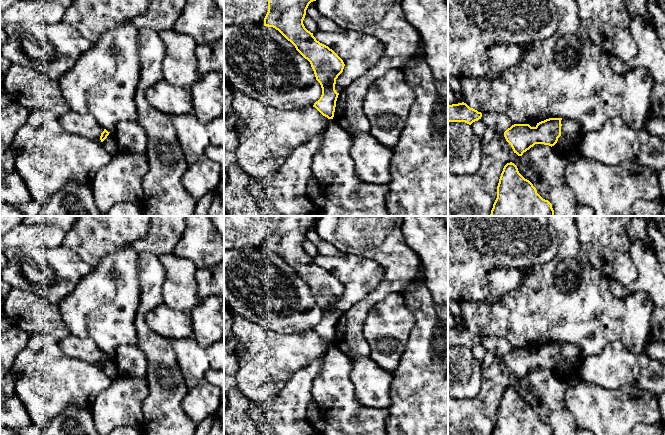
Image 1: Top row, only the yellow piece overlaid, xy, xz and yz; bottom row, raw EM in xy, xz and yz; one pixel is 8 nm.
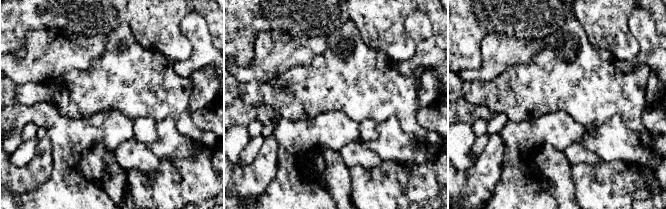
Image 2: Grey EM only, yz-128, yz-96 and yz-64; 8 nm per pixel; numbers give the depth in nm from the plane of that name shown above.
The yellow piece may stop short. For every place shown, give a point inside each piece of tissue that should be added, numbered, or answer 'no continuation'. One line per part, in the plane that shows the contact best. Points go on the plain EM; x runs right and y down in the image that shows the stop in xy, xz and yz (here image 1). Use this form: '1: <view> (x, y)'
no continuation

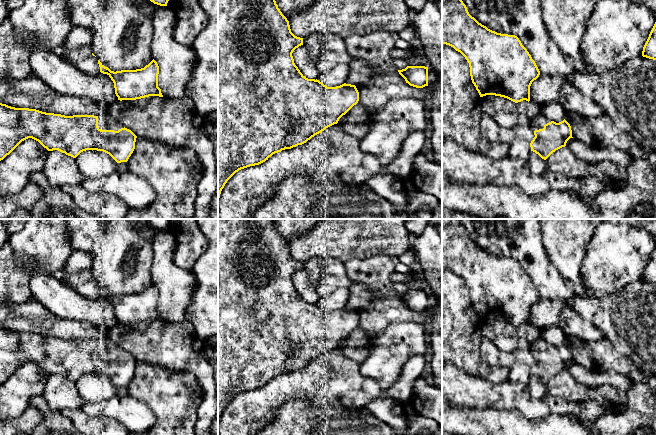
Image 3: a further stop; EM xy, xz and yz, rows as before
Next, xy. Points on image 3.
1: xy (106, 346)

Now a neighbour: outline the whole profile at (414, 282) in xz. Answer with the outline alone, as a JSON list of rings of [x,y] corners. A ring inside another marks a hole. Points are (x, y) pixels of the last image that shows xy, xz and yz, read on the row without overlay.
[[[416,273],[406,278],[403,282],[407,290],[425,290],[428,291],[428,285],[424,280],[423,276],[420,276]]]

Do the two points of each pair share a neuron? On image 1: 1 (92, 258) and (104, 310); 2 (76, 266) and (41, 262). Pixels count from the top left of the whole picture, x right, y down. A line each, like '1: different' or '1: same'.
1: different
2: same

